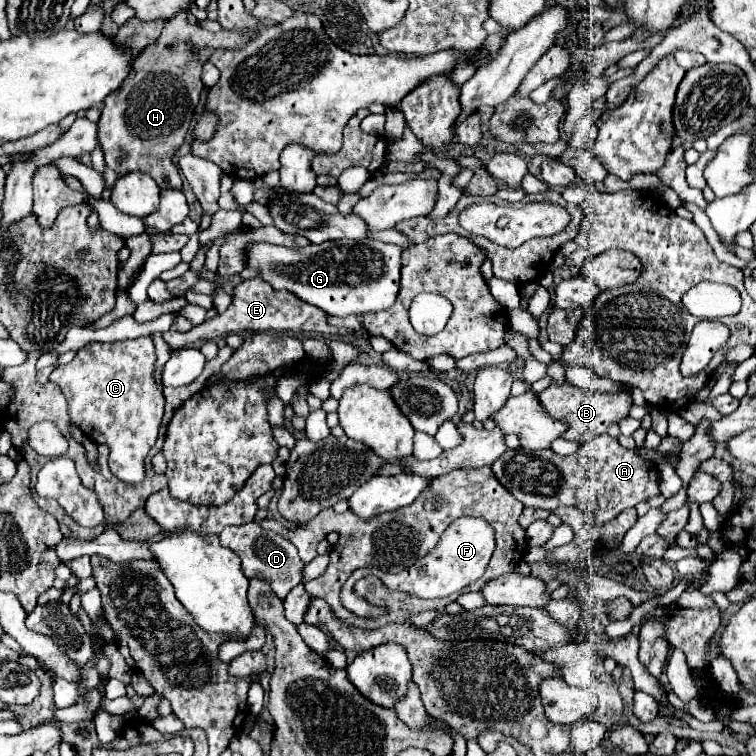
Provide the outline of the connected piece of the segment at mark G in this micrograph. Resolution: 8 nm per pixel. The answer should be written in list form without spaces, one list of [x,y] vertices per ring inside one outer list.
[[[376,239],[326,241],[304,249],[258,243],[248,249],[248,267],[258,267],[260,277],[274,289],[290,291],[302,301],[320,307],[328,315],[348,317],[382,311],[396,301],[400,283],[400,253],[402,249],[398,245]]]

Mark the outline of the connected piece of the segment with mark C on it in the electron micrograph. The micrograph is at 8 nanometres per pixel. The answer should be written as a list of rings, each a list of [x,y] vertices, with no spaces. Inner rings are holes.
[[[138,337],[118,343],[88,343],[70,363],[58,365],[50,375],[68,401],[72,423],[92,441],[110,447],[110,471],[124,483],[144,481],[144,459],[158,437],[164,395],[154,379],[154,365],[152,339]]]

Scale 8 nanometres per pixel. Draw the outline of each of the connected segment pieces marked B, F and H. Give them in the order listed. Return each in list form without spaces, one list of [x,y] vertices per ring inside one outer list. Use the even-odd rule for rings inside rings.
[[[570,383],[560,387],[550,385],[546,391],[538,393],[538,399],[550,417],[568,425],[562,437],[568,441],[578,441],[578,443],[584,443],[596,435],[602,435],[612,423],[620,423],[624,417],[628,417],[628,411],[632,405],[632,399],[626,393],[612,395],[612,393],[598,393],[598,391],[582,391]]]
[[[480,517],[456,519],[440,537],[438,547],[424,557],[424,573],[420,573],[420,569],[414,569],[414,567],[406,569],[398,575],[384,573],[380,569],[356,569],[348,577],[346,585],[341,588],[341,602],[348,610],[366,610],[366,601],[352,591],[354,583],[366,575],[376,575],[390,591],[404,591],[406,595],[414,595],[414,597],[420,597],[420,599],[448,597],[450,593],[464,589],[466,585],[470,585],[472,581],[476,581],[478,577],[484,575],[484,569],[490,561],[492,551],[494,551],[494,529],[484,519],[480,519]]]
[[[178,13],[170,19],[164,25],[160,39],[154,45],[148,45],[132,63],[128,81],[124,81],[124,85],[104,101],[102,117],[98,121],[98,141],[104,151],[106,165],[118,175],[130,171],[148,173],[160,189],[182,189],[174,155],[184,143],[196,105],[200,103],[200,93],[204,89],[200,79],[202,65],[210,59],[214,49],[240,49],[252,35],[252,31],[204,31],[200,27],[192,27],[186,21],[186,13]],[[196,65],[200,65],[200,75],[196,75]],[[120,153],[126,153],[126,157],[120,159]]]

